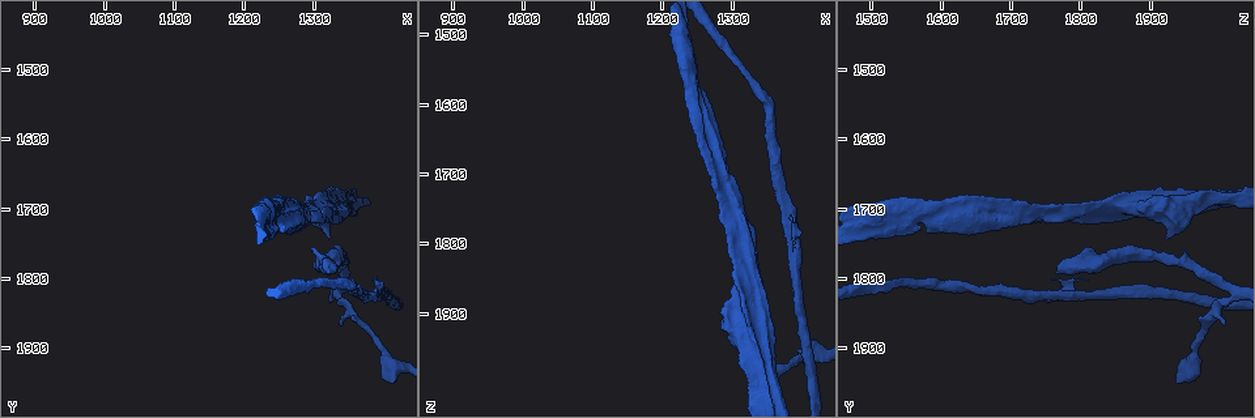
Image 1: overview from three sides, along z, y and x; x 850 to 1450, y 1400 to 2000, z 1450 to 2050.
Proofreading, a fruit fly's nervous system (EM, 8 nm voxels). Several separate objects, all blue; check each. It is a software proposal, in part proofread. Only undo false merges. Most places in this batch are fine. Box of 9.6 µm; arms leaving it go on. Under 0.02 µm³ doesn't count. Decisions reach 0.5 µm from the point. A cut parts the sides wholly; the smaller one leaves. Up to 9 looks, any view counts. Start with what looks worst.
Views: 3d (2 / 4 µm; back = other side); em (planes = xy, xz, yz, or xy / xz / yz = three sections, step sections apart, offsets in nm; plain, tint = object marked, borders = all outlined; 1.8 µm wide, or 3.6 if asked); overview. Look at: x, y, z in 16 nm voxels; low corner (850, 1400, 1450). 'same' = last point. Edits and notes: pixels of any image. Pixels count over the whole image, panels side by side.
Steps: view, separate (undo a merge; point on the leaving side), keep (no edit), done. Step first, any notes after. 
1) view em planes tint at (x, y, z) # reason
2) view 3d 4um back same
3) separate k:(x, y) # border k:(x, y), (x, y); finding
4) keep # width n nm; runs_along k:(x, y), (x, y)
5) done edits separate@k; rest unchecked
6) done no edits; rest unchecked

view em planes borders at (1310, 1710, 1775) # branch point

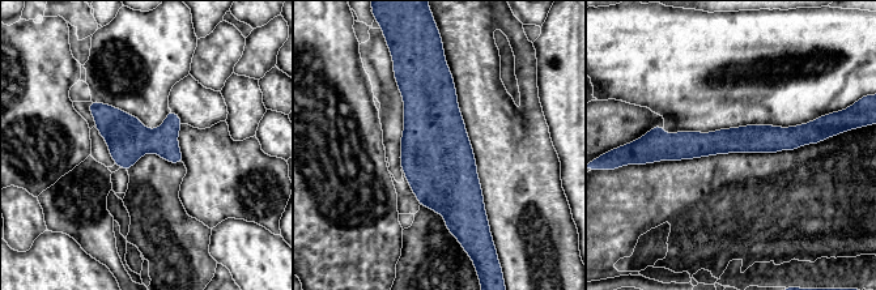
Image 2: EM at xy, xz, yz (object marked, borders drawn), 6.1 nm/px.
keep # runs_along 2:(654, 140), (811, 140); one neuron here

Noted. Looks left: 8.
view 3d 2um at (1335, 1820, 2020) # arms part here

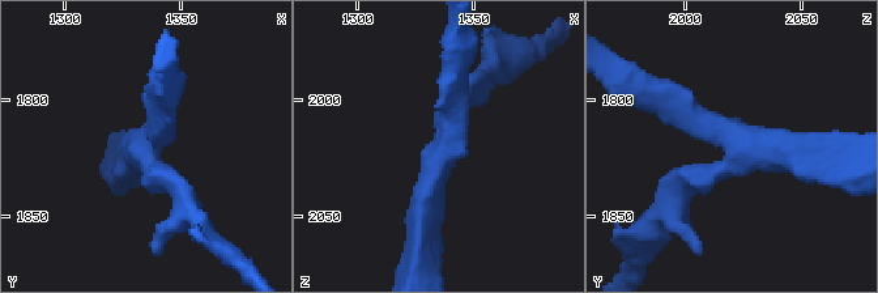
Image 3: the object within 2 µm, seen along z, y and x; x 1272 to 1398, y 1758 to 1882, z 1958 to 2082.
view em planes plain at (1338, 1824, 2022) # shape alone is not enough

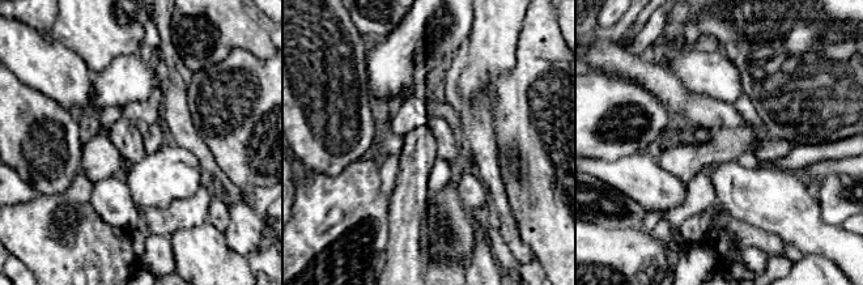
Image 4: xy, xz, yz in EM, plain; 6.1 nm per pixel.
view em planes tint same

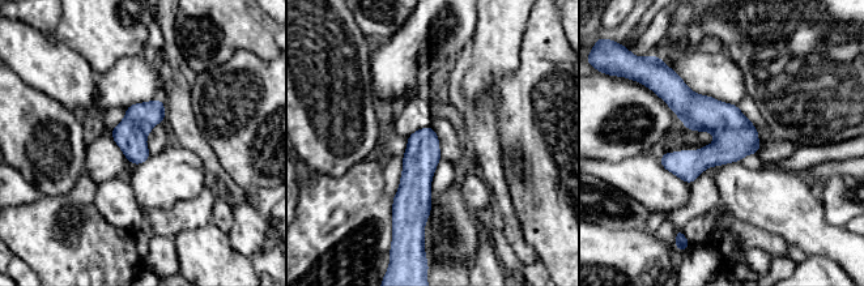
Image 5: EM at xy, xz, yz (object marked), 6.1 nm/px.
keep # all the same neuron

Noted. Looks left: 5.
view em xz step 8 borders at (1250, 1720, 1610) # sudden change in width

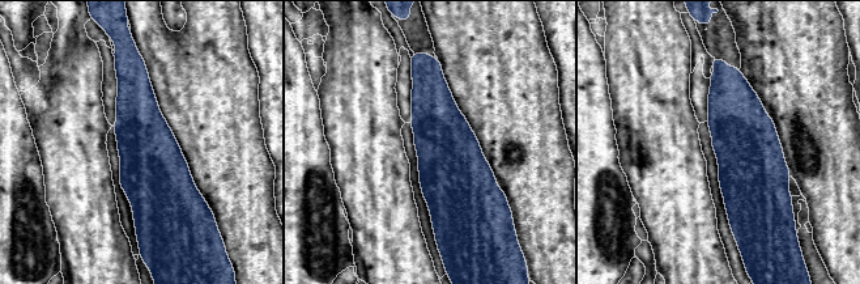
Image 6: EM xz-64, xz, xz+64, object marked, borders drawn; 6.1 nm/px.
keep # width 400 nm; all the same neuron

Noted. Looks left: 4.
view em planes tint at (1345, 1685, 2010) # a fork

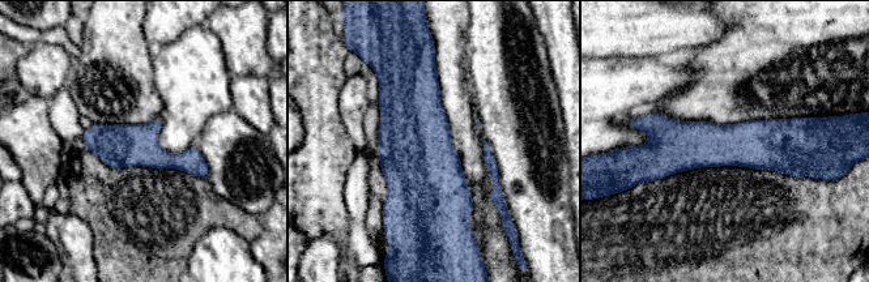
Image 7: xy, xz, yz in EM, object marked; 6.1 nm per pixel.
keep # width 260 nm; runs_along 7:(805, 140), (648, 153); one neuron here

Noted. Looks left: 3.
done no edits; rest unchecked

